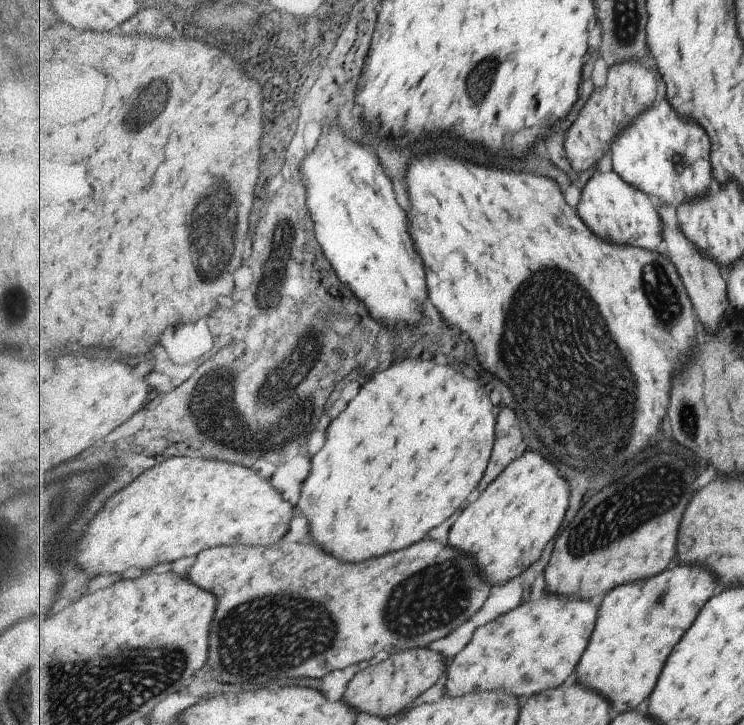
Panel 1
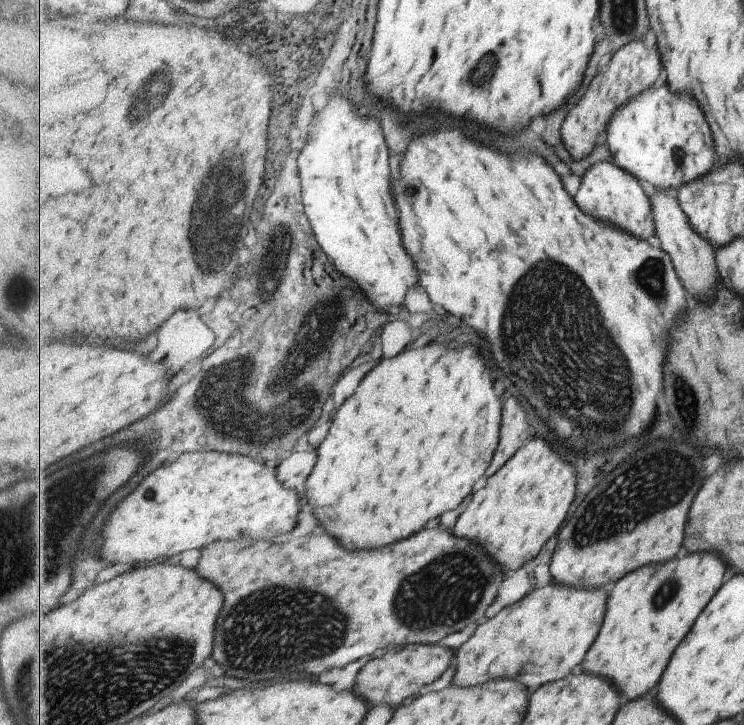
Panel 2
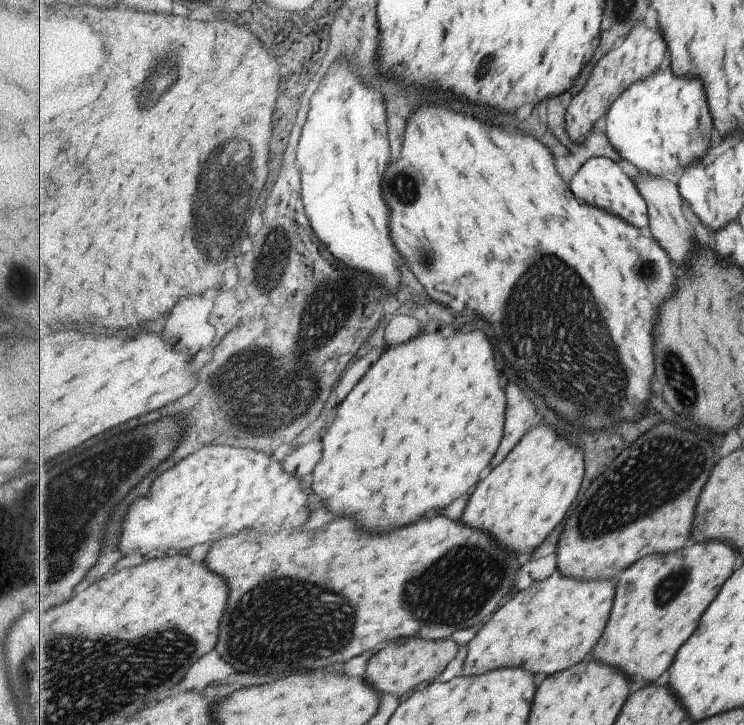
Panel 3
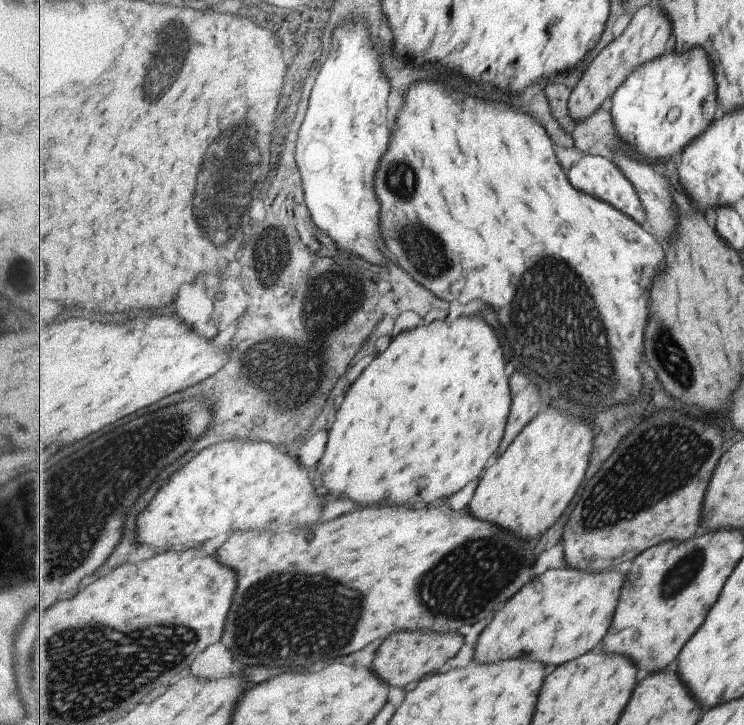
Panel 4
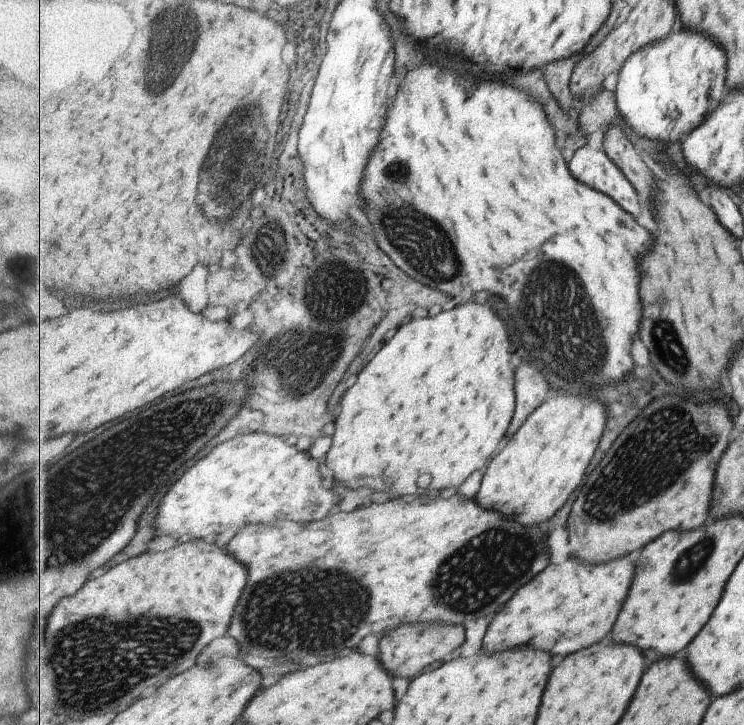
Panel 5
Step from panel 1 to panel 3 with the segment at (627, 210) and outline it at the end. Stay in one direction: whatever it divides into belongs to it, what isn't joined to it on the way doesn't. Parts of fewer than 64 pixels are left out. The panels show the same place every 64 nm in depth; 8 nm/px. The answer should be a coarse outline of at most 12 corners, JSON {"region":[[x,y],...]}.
{"region":[[605,157],[570,184],[583,204],[650,230],[648,204],[631,171]]}

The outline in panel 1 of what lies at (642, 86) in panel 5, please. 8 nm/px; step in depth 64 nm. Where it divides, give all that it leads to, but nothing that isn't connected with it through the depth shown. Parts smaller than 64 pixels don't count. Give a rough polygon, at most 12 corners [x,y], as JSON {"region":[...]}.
{"region":[[667,98],[607,161],[667,214],[715,180],[707,130]]}

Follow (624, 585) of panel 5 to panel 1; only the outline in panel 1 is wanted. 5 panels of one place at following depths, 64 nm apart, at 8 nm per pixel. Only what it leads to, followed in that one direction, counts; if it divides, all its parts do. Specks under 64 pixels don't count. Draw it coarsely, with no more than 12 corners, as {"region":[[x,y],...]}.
{"region":[[545,591],[449,662],[453,696],[527,700],[575,672],[598,601]]}

